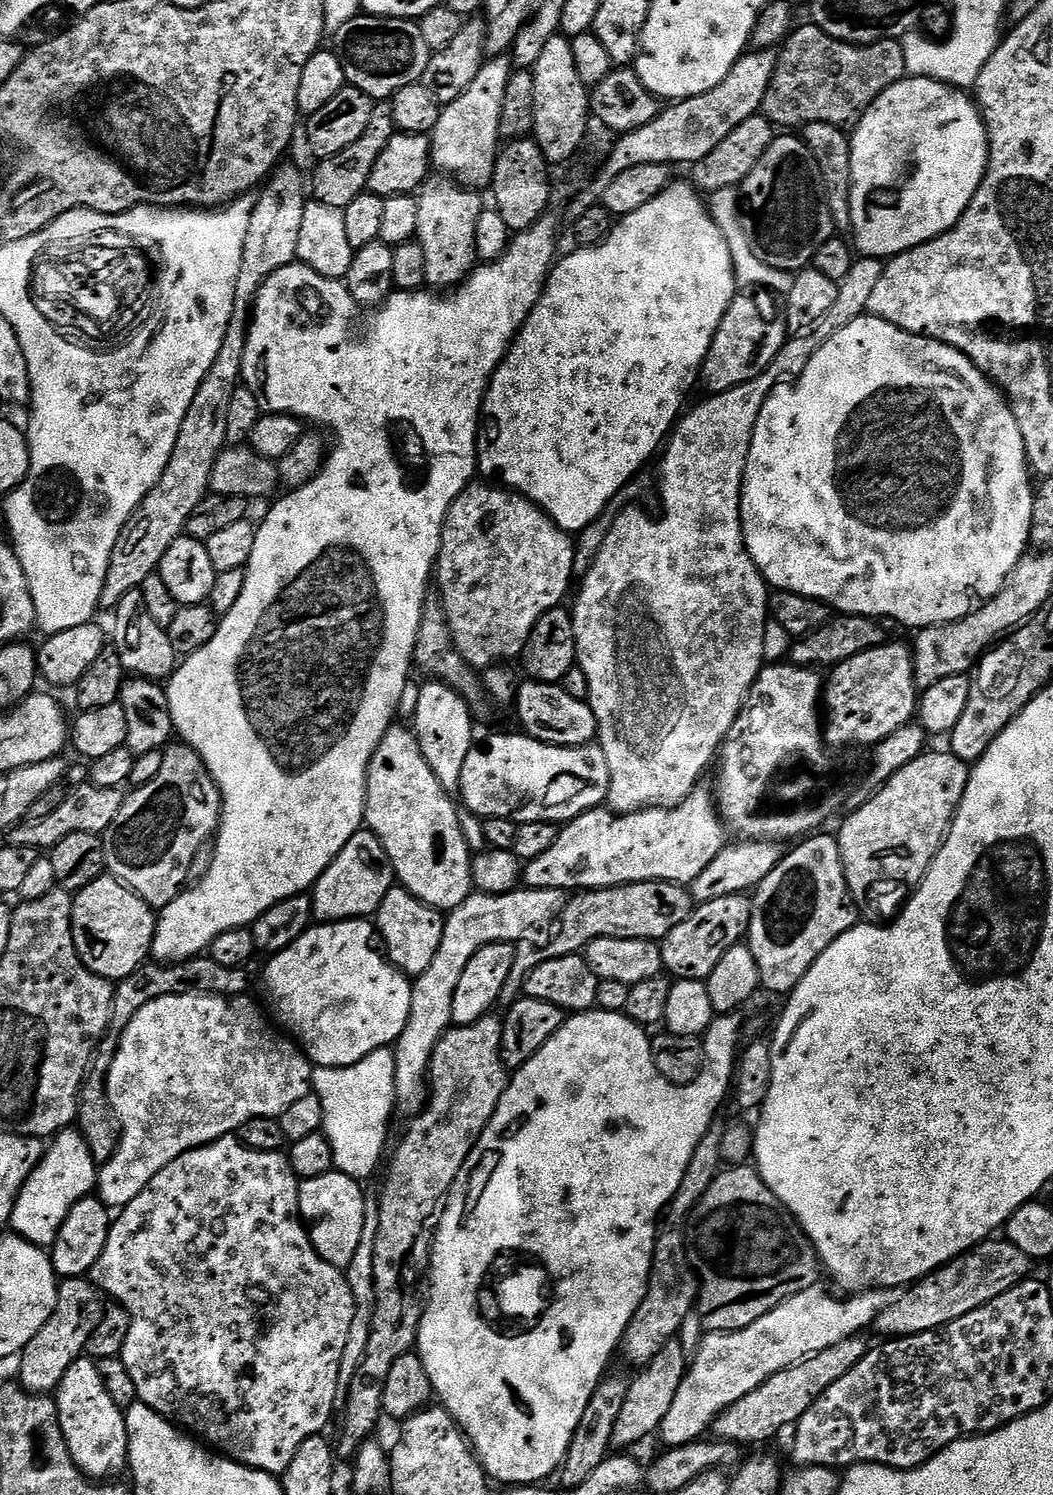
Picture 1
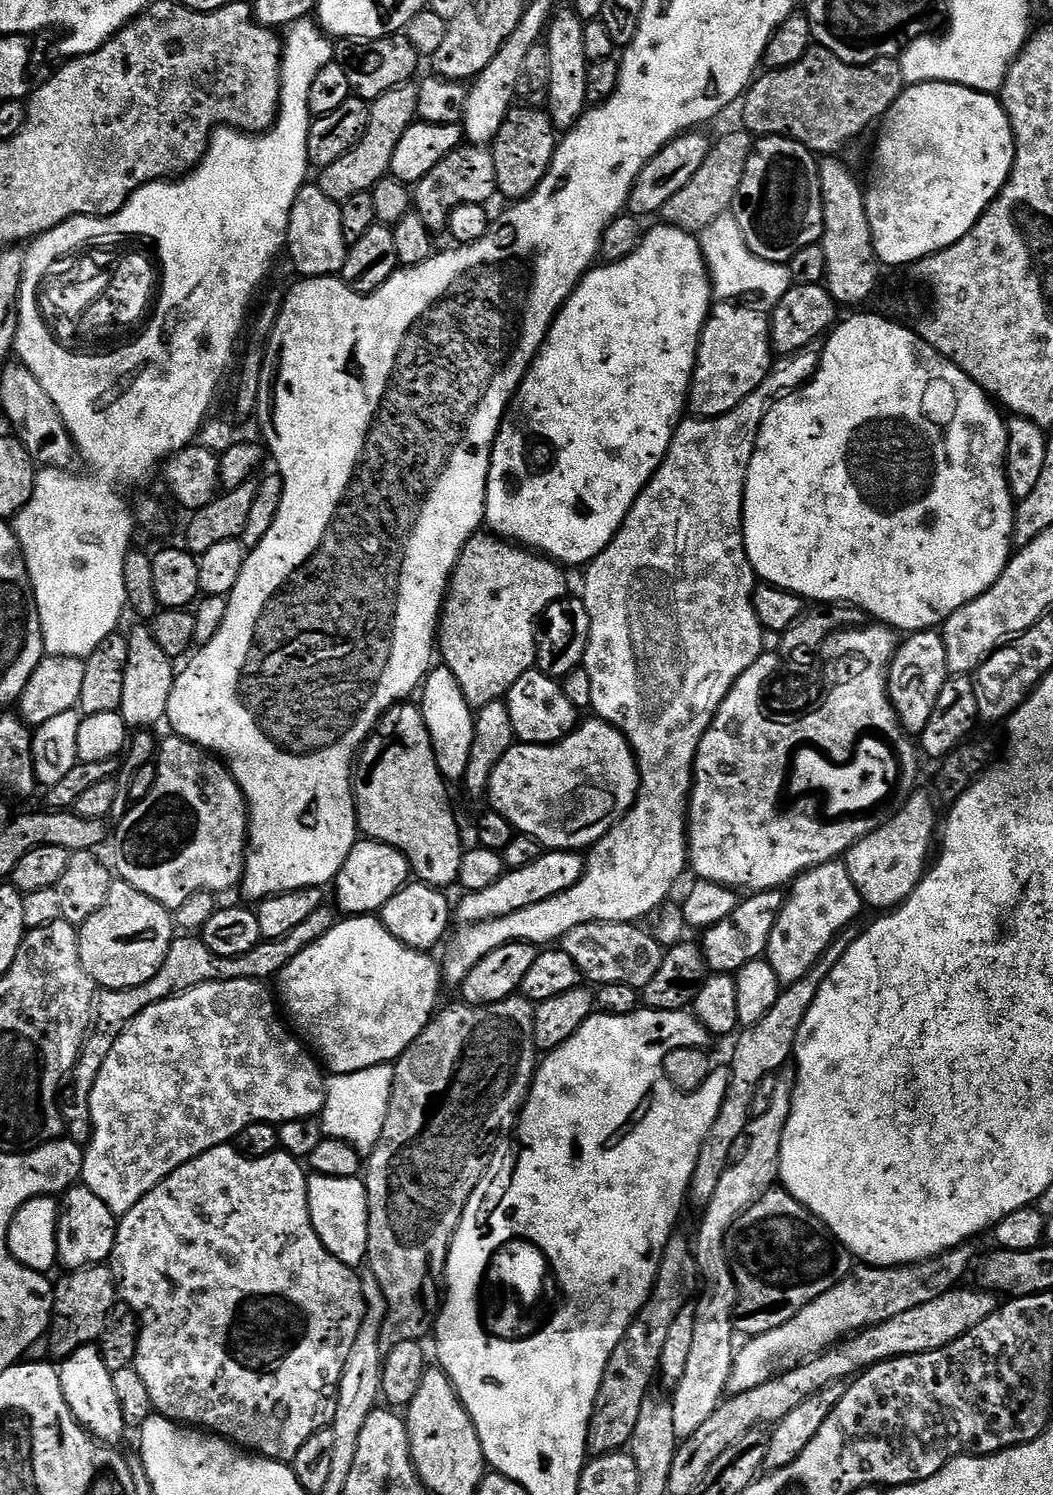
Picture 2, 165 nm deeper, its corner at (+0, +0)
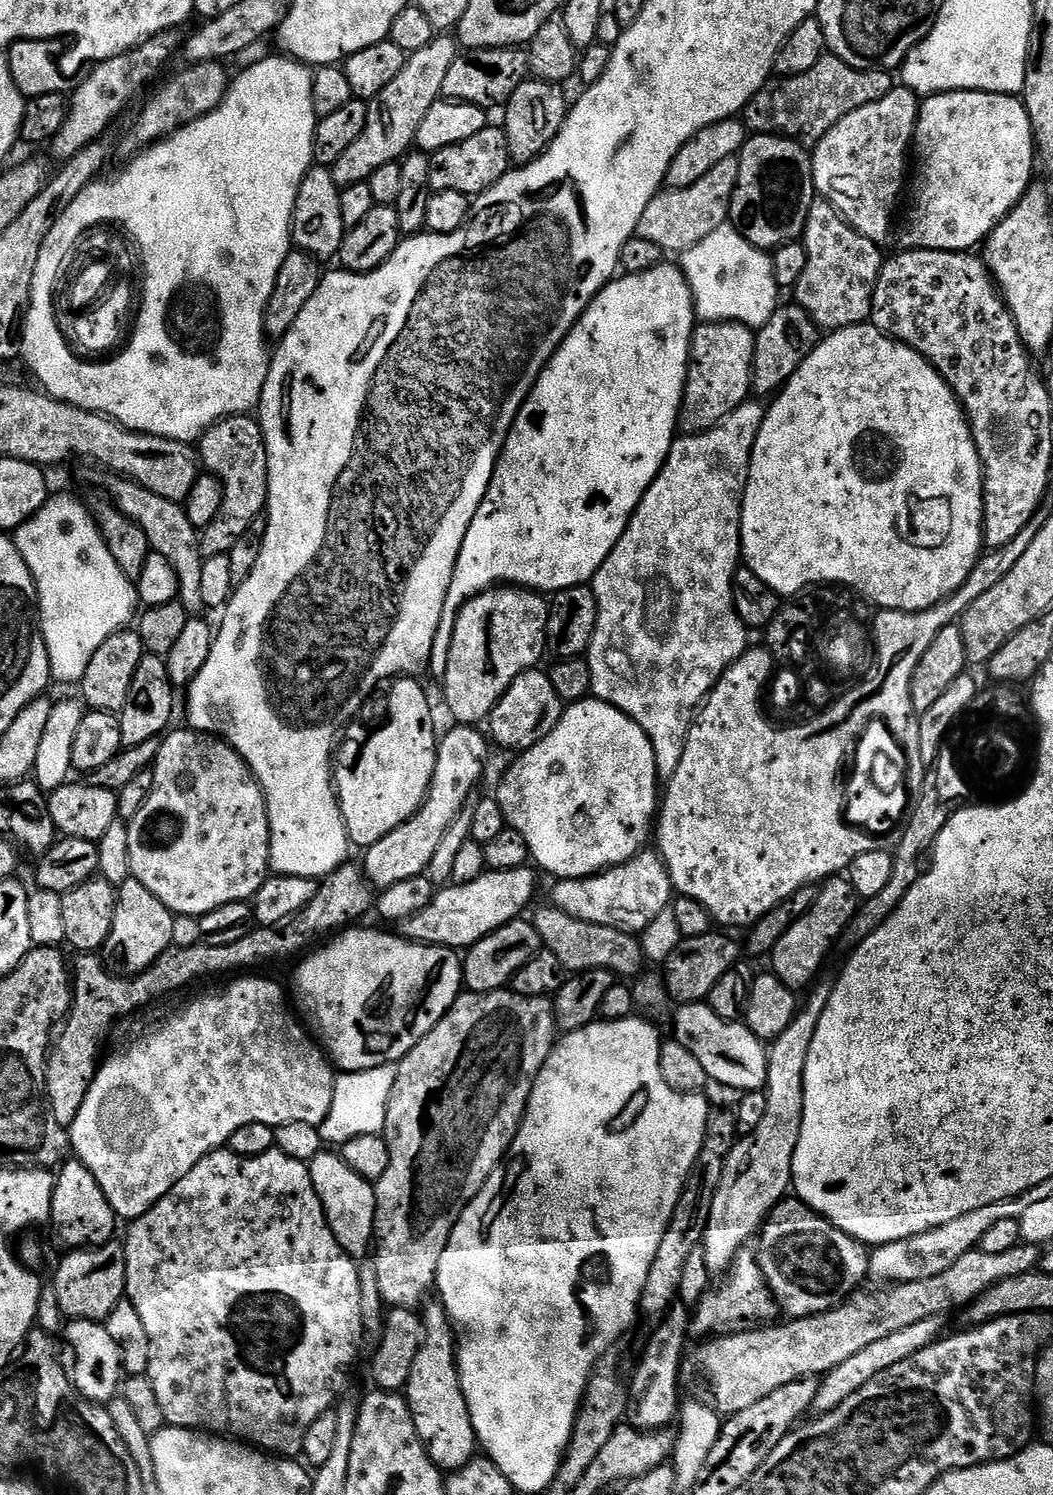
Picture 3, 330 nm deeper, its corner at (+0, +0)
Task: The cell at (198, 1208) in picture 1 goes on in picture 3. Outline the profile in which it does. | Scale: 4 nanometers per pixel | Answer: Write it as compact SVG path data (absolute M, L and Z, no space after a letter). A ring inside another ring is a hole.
M217 1150L210 1153L206 1158L202 1158L202 1162L198 1162L198 1166L194 1166L194 1170L190 1170L190 1174L186 1174L186 1178L182 1178L182 1182L175 1184L149 1212L142 1214L137 1220L131 1221L127 1225L127 1228L128 1237L123 1237L122 1240L124 1249L126 1250L126 1286L124 1287L124 1291L126 1298L134 1306L134 1310L138 1310L138 1316L142 1318L142 1322L146 1326L146 1334L150 1334L150 1366L146 1375L148 1375L150 1382L154 1386L154 1394L158 1394L158 1402L162 1405L162 1414L165 1421L174 1428L190 1428L193 1430L203 1430L208 1434L219 1434L224 1438L239 1438L249 1445L255 1446L257 1449L269 1454L275 1454L280 1458L299 1457L304 1451L306 1430L310 1430L311 1424L323 1412L329 1411L337 1403L338 1397L341 1395L341 1393L339 1394L340 1387L343 1386L344 1379L348 1376L348 1367L355 1362L356 1351L361 1351L362 1341L366 1335L362 1286L360 1285L360 1268L357 1261L342 1250L338 1238L334 1238L334 1234L328 1225L328 1219L324 1213L322 1202L314 1190L314 1182L310 1178L308 1164L303 1160L290 1158L286 1154L282 1154L279 1150L273 1150L254 1158L236 1156L227 1150Z

